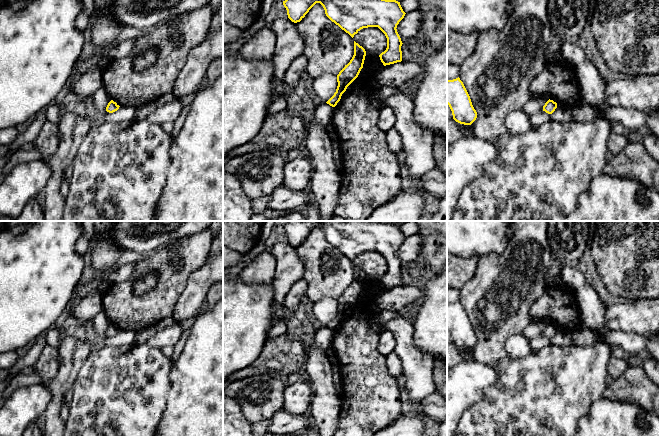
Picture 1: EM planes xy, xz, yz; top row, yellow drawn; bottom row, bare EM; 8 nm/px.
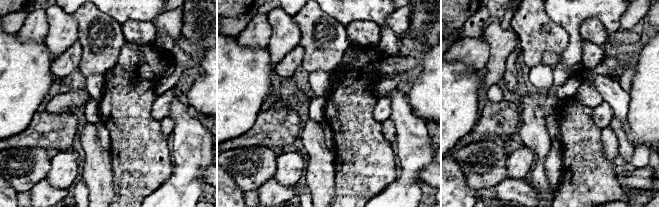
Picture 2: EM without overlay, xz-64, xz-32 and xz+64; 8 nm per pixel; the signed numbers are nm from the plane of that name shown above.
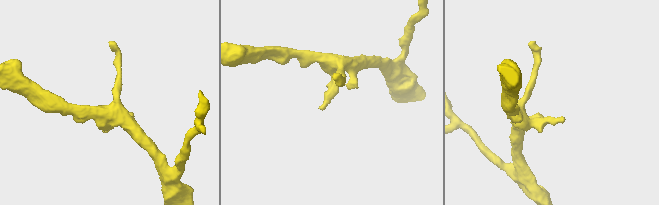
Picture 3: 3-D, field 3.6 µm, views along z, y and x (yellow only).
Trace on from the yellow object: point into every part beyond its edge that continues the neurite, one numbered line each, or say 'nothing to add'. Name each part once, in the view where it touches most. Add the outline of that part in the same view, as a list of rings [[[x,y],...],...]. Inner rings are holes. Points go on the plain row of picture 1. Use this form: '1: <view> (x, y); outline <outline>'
nothing to add

